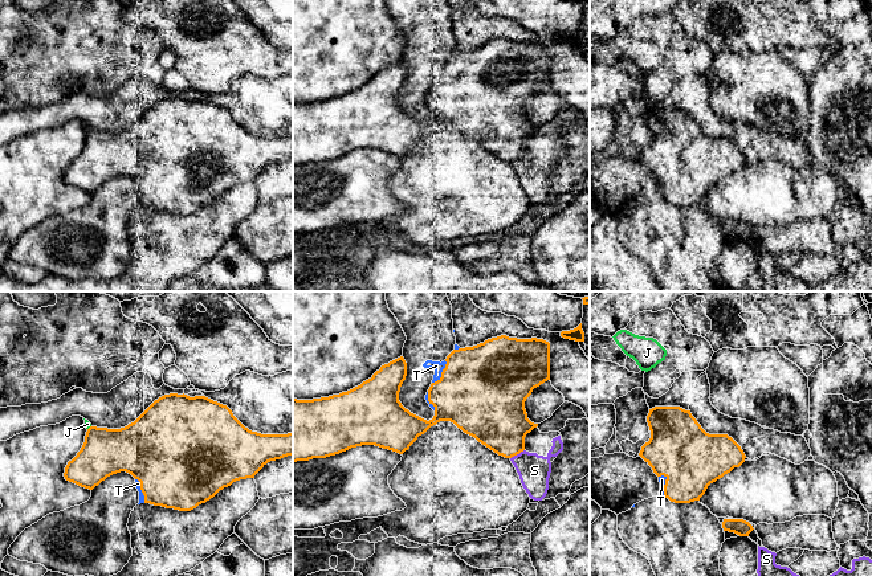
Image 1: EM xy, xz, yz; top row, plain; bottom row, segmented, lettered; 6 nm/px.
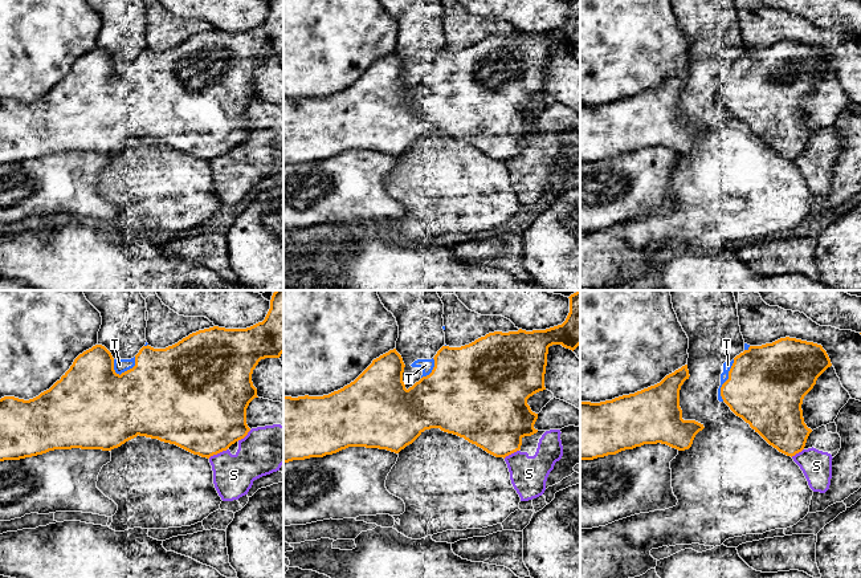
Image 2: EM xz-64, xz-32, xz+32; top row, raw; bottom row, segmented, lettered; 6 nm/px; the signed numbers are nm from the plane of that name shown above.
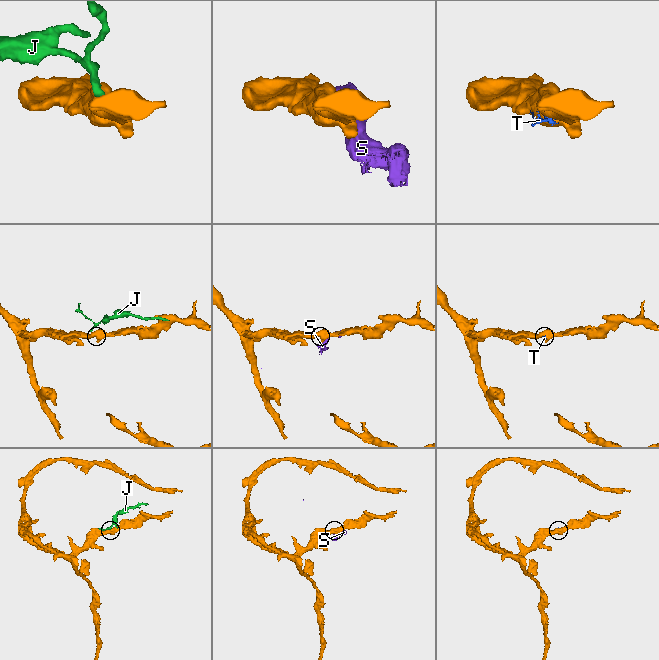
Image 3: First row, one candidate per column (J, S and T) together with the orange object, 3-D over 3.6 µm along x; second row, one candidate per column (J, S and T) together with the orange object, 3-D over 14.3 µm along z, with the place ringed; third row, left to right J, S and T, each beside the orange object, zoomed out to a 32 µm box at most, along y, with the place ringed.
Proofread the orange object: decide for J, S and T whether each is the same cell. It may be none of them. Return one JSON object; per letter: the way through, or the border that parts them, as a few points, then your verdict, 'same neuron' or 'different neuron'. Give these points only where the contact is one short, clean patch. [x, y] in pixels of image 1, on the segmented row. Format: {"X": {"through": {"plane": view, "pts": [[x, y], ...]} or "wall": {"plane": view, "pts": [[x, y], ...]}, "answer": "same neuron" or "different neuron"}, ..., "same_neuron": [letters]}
{"J": {"answer": "different neuron"}, "S": {"answer": "different neuron"}, "T": {"answer": "same neuron"}, "same_neuron": ["T"]}

